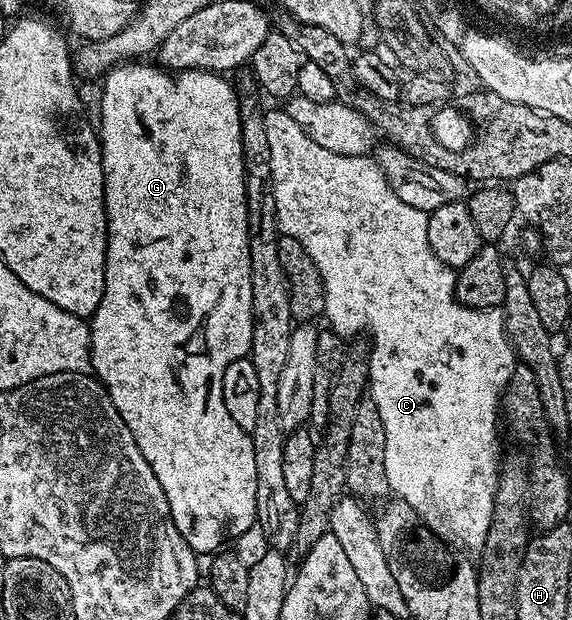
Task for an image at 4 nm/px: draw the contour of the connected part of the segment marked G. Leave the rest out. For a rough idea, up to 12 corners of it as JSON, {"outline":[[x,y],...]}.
{"outline":[[106,73],[91,372],[181,538],[256,524],[226,75]]}

